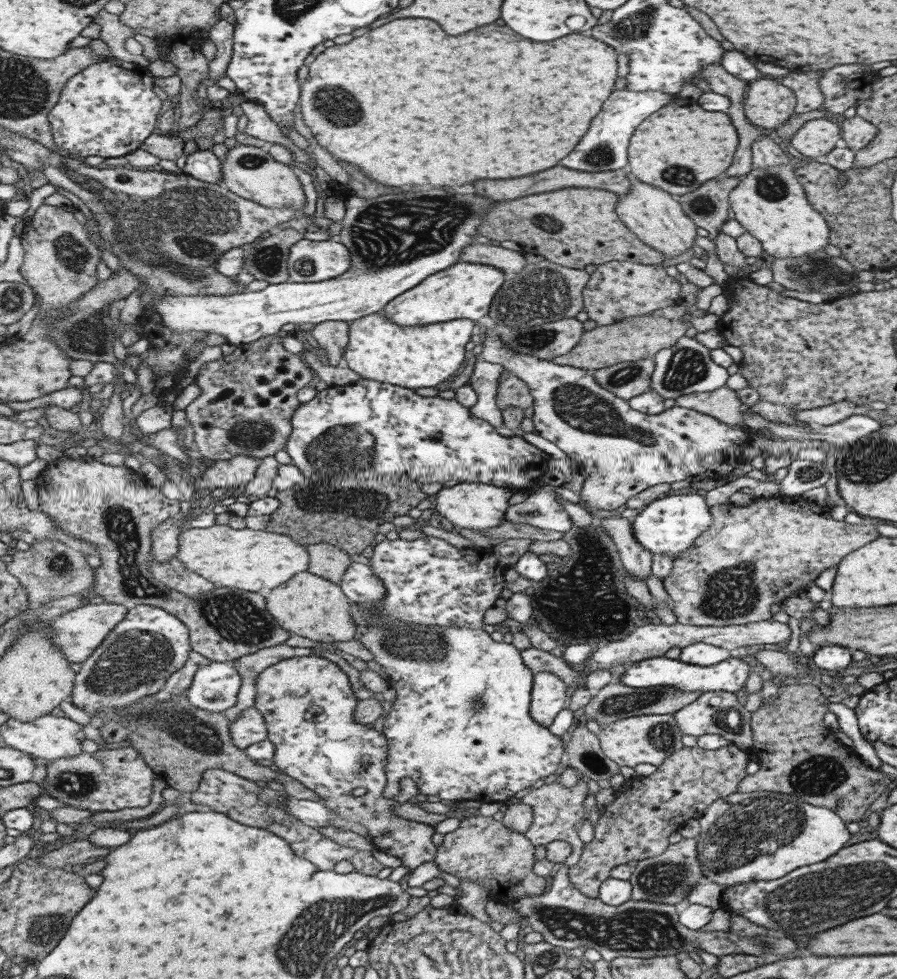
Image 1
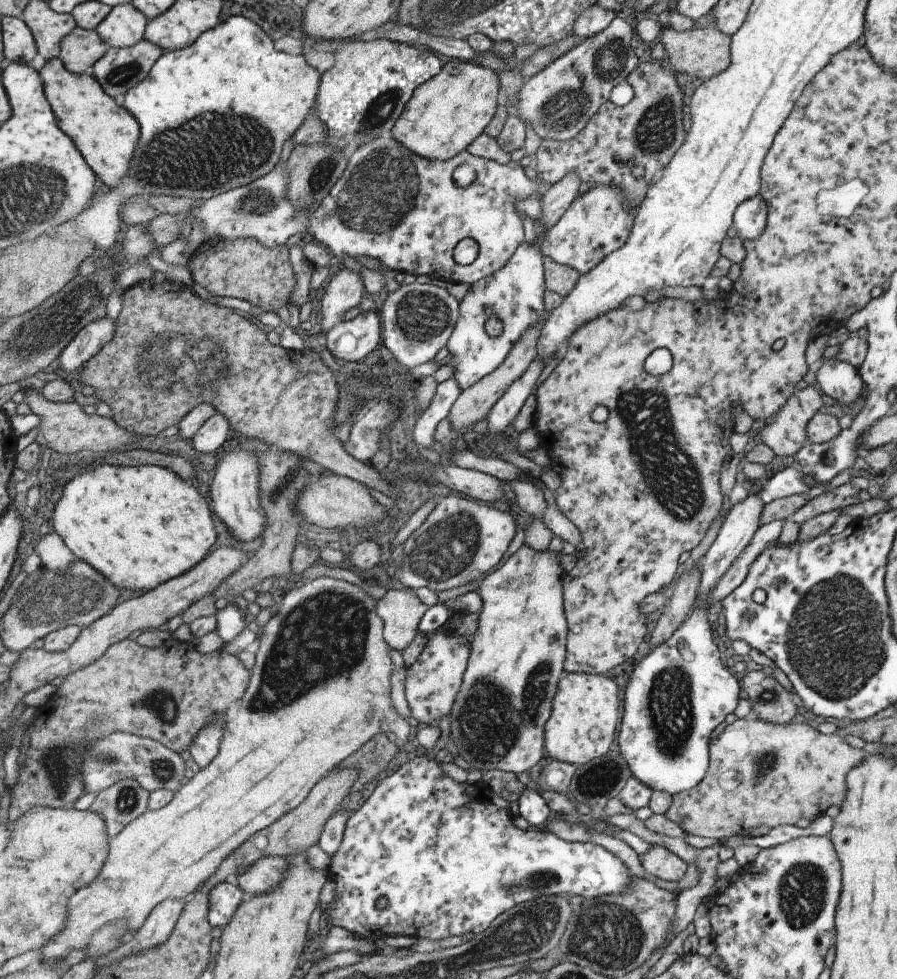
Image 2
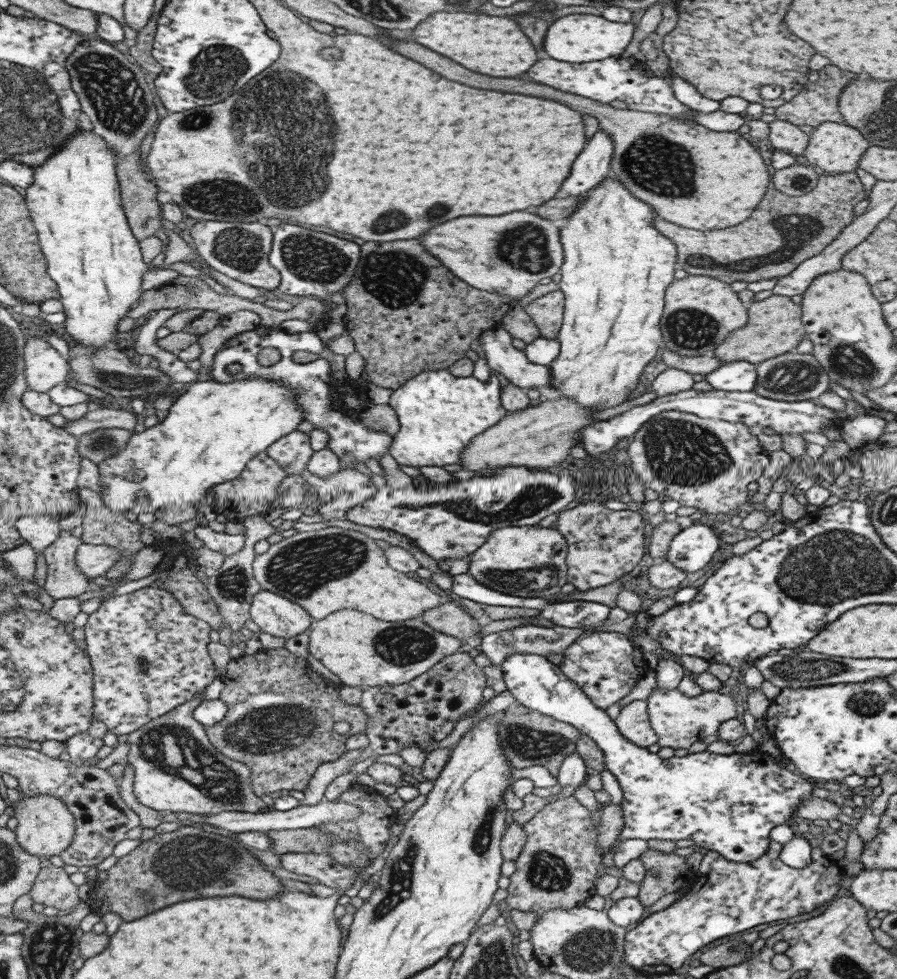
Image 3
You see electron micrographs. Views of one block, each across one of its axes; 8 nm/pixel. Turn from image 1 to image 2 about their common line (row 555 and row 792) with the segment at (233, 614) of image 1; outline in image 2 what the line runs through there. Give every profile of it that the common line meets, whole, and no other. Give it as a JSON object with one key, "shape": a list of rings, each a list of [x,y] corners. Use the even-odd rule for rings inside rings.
{"shape":[[[124,778],[97,793],[88,810],[104,820],[109,838],[121,832],[134,818],[147,810],[148,792],[133,778]]]}

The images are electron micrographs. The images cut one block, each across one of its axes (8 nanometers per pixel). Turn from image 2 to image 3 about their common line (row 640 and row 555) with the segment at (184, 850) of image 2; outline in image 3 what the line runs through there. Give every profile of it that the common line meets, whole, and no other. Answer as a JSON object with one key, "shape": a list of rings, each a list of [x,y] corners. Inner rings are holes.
{"shape":[[[321,527],[317,530],[296,532],[270,544],[262,554],[255,554],[252,560],[253,578],[263,590],[281,595],[301,606],[313,620],[321,620],[343,608],[359,610],[364,614],[385,622],[397,622],[419,618],[425,610],[441,604],[441,597],[433,593],[423,580],[412,579],[405,573],[397,572],[386,563],[384,552],[375,545],[375,541],[364,533],[340,527]]]}

